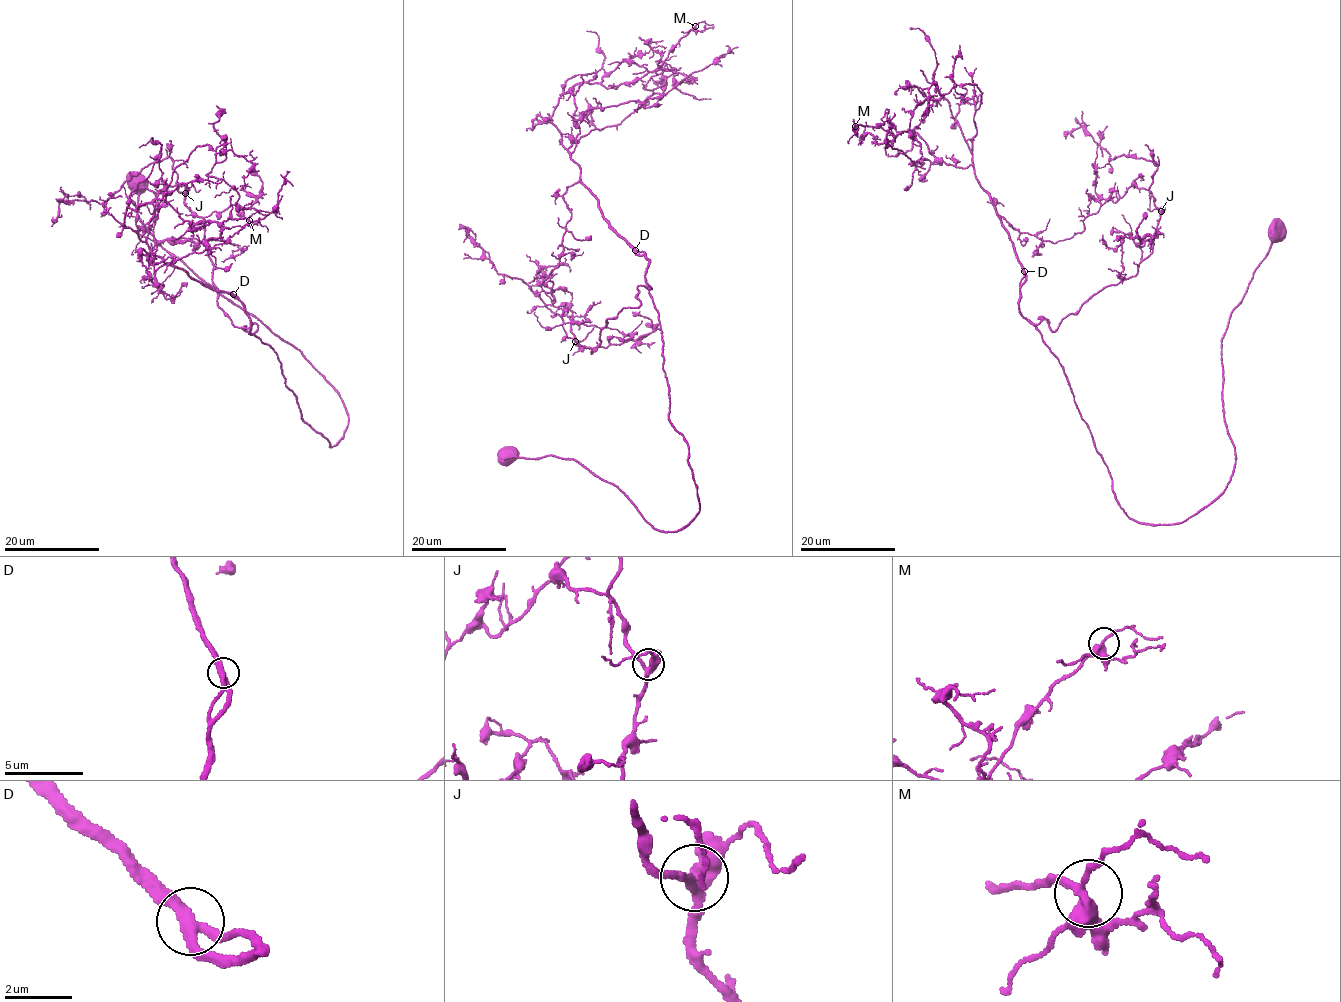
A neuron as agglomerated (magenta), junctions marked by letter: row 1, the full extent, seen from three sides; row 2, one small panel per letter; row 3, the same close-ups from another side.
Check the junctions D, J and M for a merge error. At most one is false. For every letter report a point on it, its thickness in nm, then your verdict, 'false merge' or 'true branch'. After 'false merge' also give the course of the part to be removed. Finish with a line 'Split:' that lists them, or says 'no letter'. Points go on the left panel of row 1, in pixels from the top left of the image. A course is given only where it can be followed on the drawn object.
D: at (233, 294); 320 nm thick; true branch
J: at (185, 193); 360 nm thick; true branch
M: at (249, 220); 320 nm thick; true branch
Split: no letter

